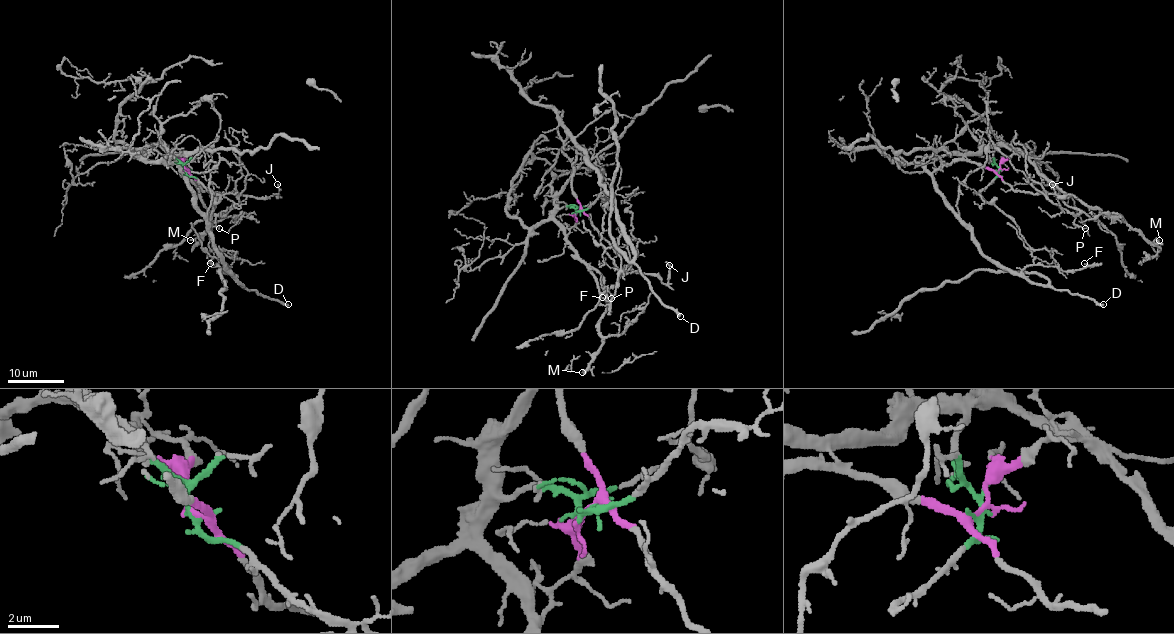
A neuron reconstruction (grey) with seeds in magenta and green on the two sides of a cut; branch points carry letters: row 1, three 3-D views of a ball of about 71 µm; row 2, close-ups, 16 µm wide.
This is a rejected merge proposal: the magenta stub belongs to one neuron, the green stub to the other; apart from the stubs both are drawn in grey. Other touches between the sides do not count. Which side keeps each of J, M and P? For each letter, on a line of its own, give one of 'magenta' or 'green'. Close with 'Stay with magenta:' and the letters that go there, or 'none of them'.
J: magenta
M: green
P: green
Stay with magenta: J

